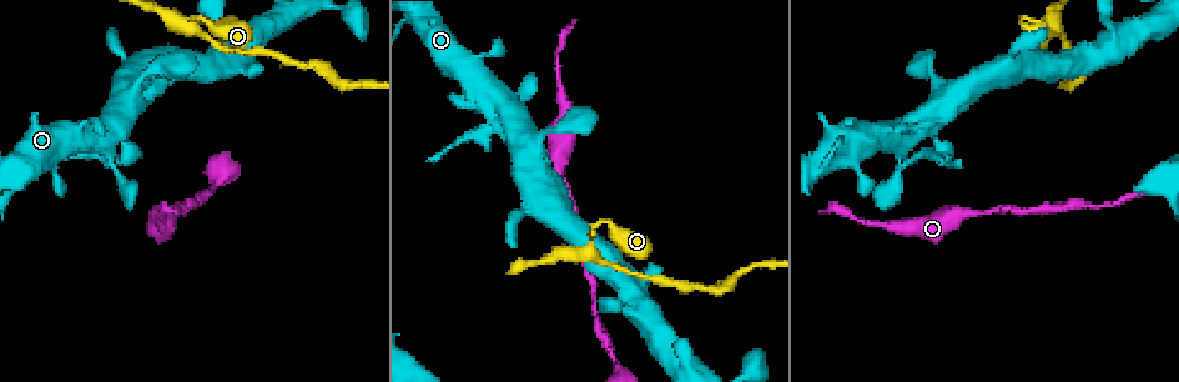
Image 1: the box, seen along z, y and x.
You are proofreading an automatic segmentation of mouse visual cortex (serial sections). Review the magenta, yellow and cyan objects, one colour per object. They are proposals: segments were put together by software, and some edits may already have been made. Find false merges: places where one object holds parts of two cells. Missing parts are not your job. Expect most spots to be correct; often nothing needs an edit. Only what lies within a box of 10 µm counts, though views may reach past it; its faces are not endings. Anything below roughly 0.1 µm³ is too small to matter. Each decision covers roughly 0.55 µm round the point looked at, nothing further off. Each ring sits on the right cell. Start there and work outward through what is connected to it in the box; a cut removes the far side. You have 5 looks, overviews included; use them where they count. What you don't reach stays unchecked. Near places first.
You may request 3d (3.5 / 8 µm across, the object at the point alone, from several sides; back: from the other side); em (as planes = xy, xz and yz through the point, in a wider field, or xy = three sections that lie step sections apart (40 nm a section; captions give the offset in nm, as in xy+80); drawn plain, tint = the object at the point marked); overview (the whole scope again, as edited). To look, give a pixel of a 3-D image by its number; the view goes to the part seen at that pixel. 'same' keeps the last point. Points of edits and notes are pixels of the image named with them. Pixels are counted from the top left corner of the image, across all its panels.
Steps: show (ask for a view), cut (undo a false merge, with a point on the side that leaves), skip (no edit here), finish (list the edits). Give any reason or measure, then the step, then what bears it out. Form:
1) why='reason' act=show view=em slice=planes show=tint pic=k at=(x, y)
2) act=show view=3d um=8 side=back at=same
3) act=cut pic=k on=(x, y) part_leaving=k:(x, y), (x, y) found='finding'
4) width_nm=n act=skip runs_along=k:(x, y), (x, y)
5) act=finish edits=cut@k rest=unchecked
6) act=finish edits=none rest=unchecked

why='sharp bend' act=show view=3d um=8 pic=1 at=(604, 220)

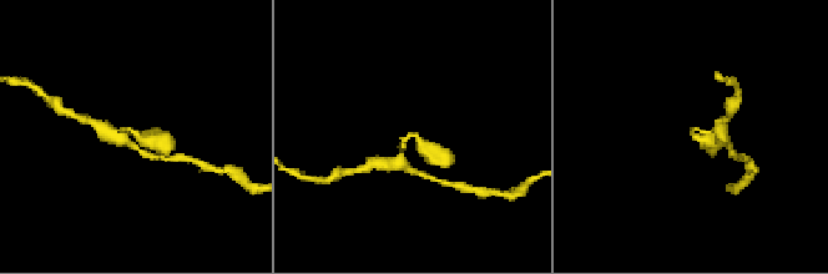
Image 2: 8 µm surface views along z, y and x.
arm_widths_nm=200,450 act=show view=em slice=xy step=3 show=tint at=same

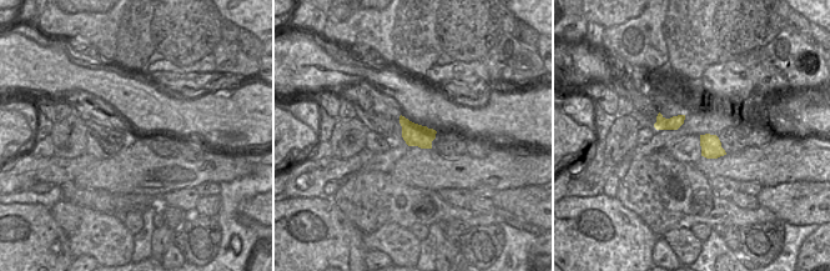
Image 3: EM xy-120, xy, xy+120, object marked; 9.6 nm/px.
act=skip runs_along=2:(439, 152), (409, 136), (400, 163) found='all the same cell'

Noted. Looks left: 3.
act=show view=3d um=3.5 pic=1 at=(943, 88)

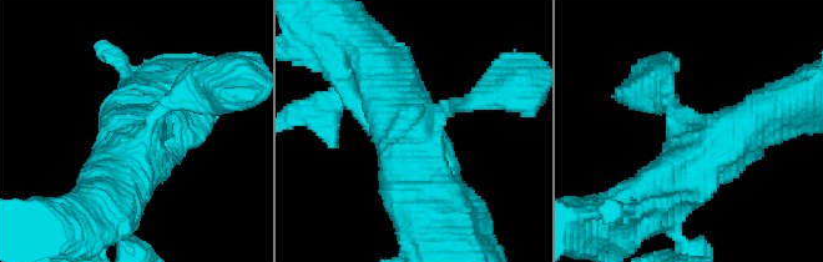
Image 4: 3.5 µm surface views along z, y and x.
why='shape alone is not enough' act=show view=em slice=xy step=3 show=tint pic=4 at=(688, 137)

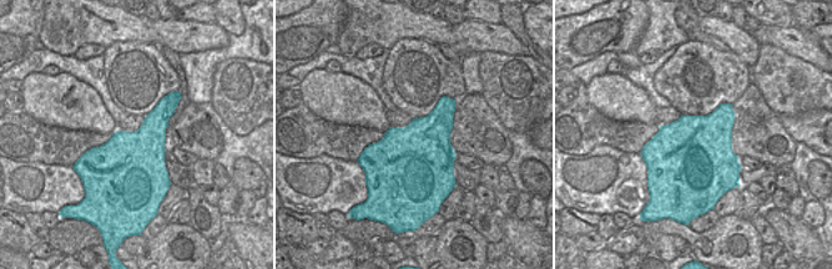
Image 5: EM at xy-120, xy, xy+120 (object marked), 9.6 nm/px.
why='cut it another way' act=show view=em slice=xy step=1 show=tint at=same

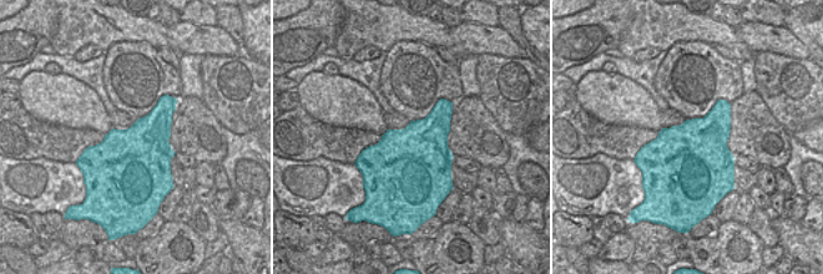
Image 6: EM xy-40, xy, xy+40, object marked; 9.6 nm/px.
act=skip runs_along=4:(642, 208), (725, 136), (770, 112) found='all the same cell'

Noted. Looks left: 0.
act=finish edits=none rest=unchecked

